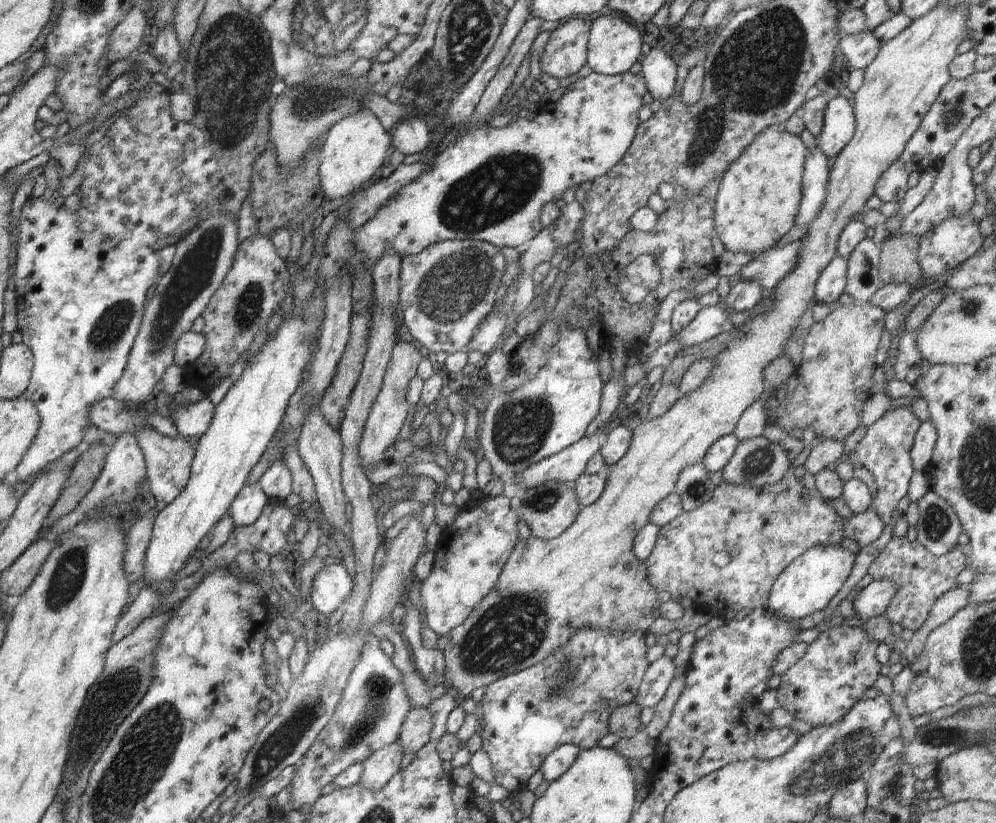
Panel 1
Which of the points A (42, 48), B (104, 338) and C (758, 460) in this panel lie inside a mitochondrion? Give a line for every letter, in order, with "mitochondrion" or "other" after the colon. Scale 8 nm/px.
A: other
B: mitochondrion
C: mitochondrion

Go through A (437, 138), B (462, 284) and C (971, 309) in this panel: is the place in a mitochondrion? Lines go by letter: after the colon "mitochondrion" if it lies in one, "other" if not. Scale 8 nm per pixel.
A: other
B: mitochondrion
C: mitochondrion

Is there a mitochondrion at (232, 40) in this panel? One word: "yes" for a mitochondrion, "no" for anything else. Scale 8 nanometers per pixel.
yes

